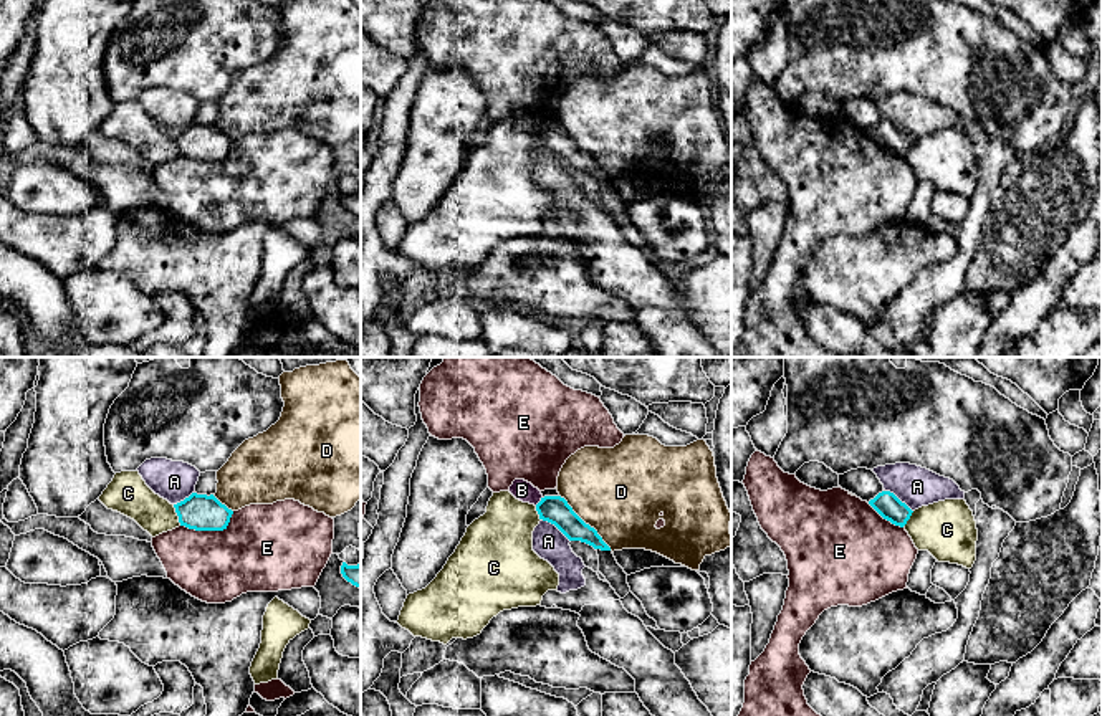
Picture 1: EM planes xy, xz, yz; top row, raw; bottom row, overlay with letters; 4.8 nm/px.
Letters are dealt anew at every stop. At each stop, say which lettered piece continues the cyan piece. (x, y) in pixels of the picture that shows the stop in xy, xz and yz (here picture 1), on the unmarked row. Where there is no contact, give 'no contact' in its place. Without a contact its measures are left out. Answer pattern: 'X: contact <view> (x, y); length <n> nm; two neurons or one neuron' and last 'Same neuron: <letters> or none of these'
A: contact xz (556, 156); length 180 nm; two neurons
B: contact xz (540, 131); length 60 nm; two neurons
C: contact xy (177, 144); length 110 nm; two neurons
D: contact xz (584, 152); length 380 nm; two neurons
E: contact xy (210, 159); length 280 nm; two neurons
Same neuron: none of these

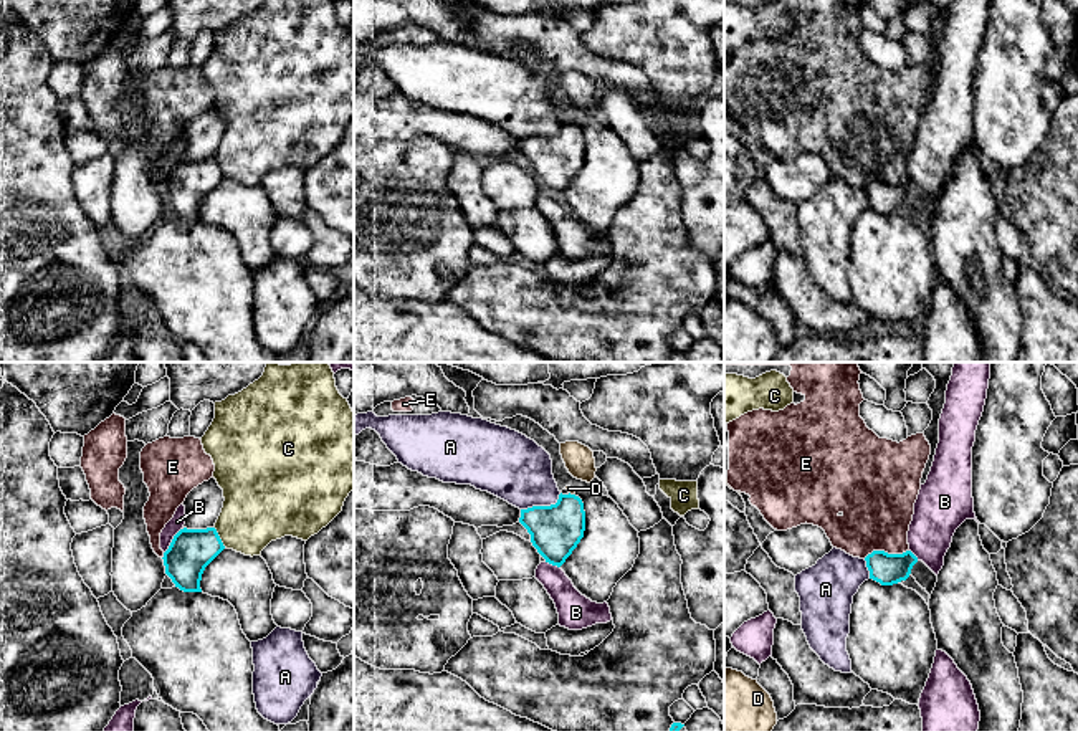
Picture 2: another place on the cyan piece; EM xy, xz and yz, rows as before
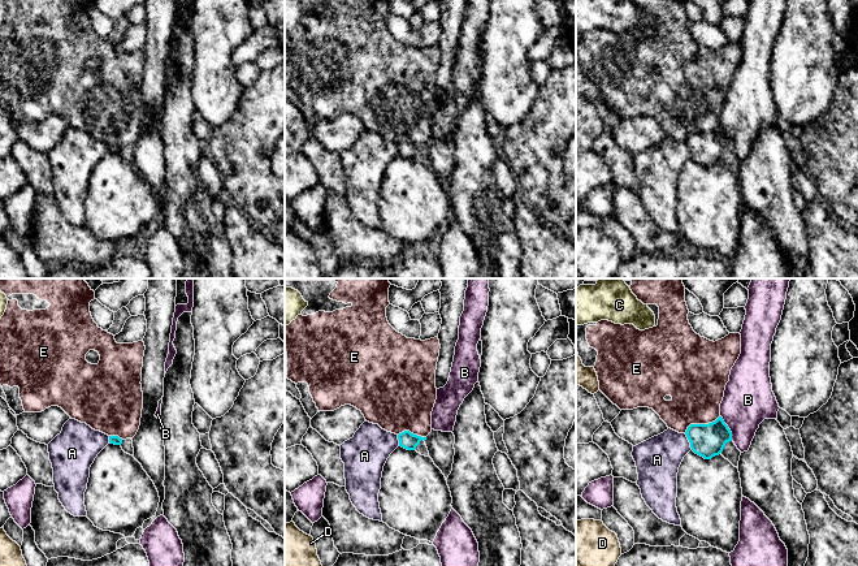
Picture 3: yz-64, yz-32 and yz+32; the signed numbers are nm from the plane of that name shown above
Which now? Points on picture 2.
A: contact xz (543, 136); length 220 nm; two neurons
B: contact xy (172, 169); length 160 nm; two neurons
C: contact xy (219, 166); length 120 nm; two neurons
D: contact xz (572, 124); length 40 nm; one neuron
E: contact yz (885, 182); length 220 nm; two neurons
Same neuron: D

